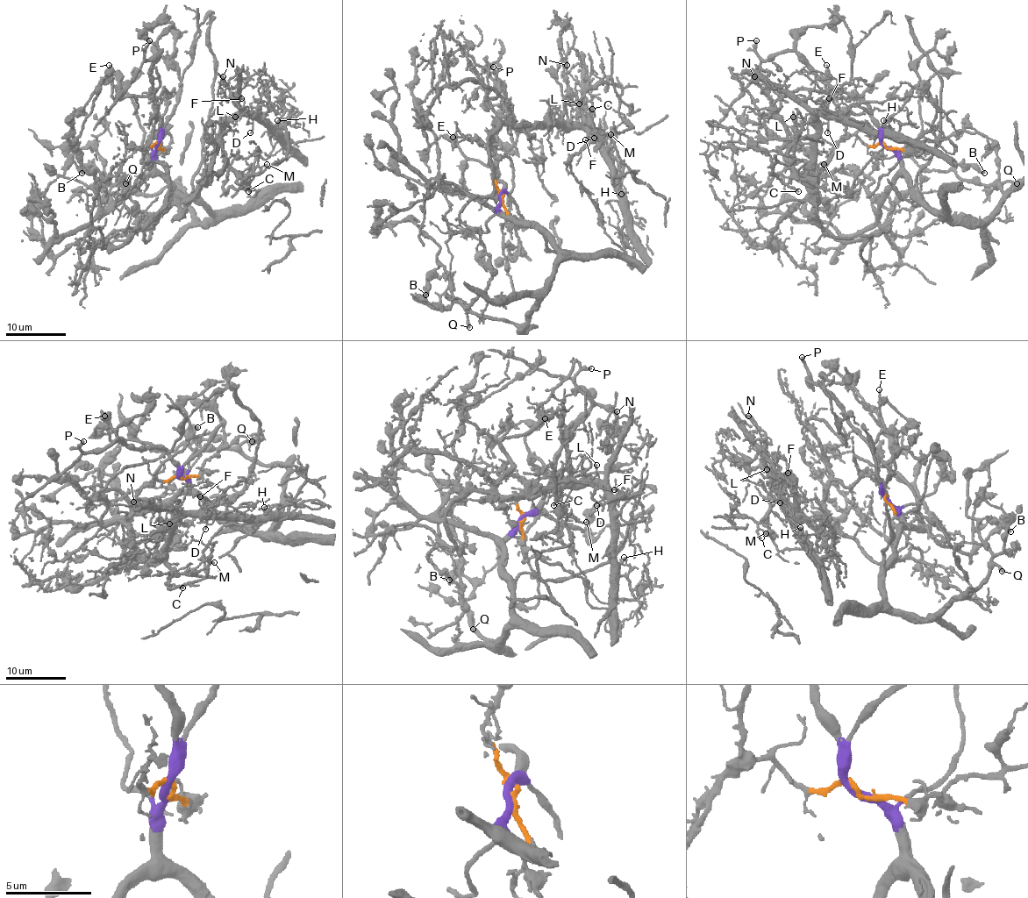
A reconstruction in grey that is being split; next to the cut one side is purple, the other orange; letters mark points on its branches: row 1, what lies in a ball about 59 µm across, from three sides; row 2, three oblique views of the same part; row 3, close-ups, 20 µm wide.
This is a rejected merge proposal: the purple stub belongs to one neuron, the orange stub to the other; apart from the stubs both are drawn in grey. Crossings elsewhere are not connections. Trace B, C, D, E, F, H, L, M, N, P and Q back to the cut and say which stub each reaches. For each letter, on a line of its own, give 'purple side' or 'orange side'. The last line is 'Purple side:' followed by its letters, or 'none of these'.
B: purple side
C: orange side
D: orange side
E: purple side
F: orange side
H: orange side
L: orange side
M: orange side
N: orange side
P: purple side
Q: purple side
Purple side: B, E, P, Q

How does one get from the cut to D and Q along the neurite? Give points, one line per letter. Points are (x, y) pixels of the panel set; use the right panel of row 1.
D: (885, 146), (846, 136), (821, 168), (808, 162), (808, 188), (817, 200), (819, 116), (829, 121), (827, 132)
Q: (885, 146), (897, 155), (915, 195), (950, 219), (981, 223), (1014, 188), (1006, 194), (1003, 183), (1017, 183)

